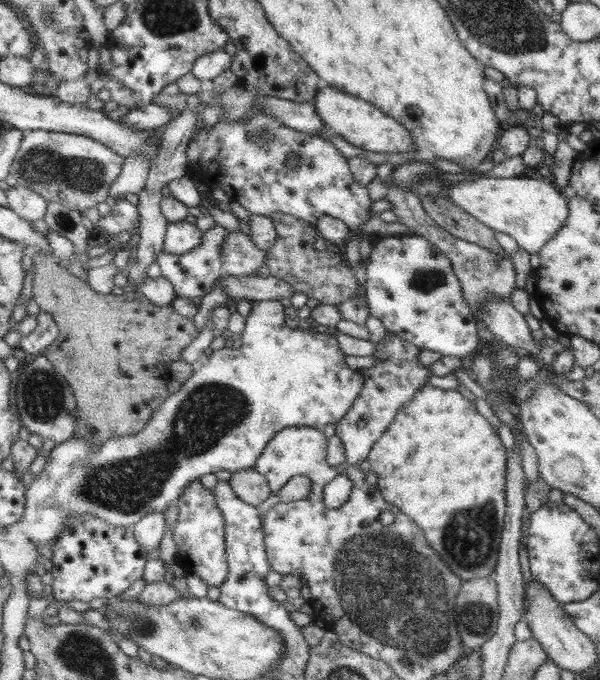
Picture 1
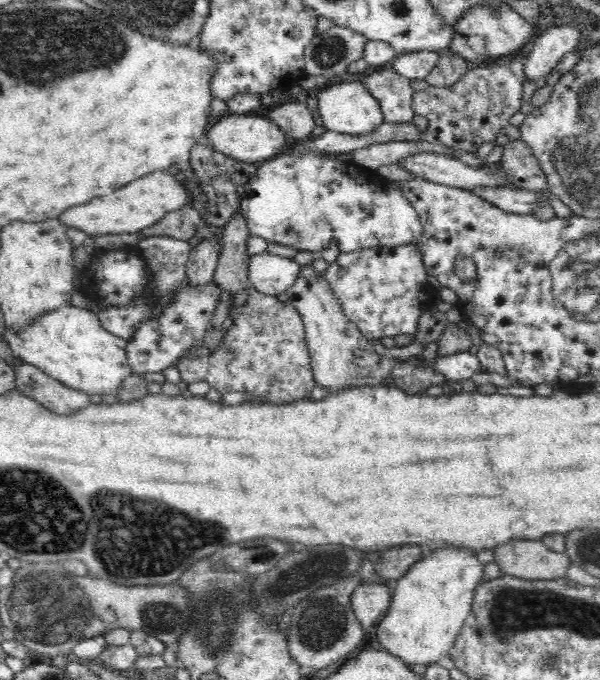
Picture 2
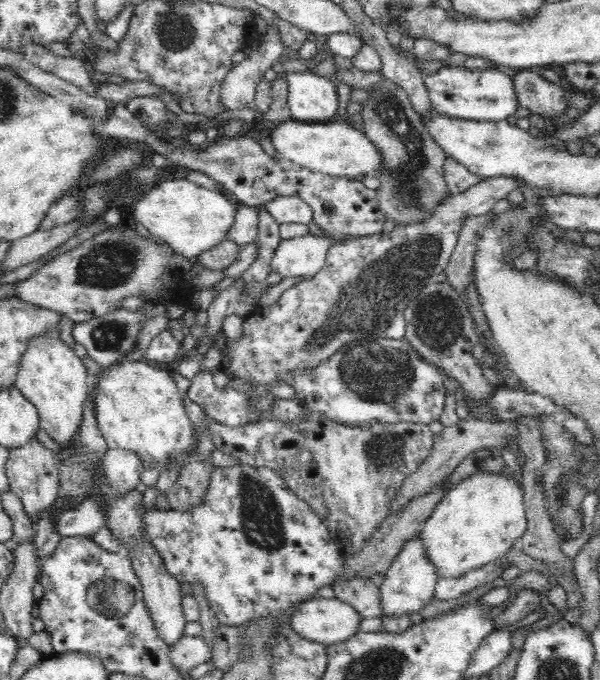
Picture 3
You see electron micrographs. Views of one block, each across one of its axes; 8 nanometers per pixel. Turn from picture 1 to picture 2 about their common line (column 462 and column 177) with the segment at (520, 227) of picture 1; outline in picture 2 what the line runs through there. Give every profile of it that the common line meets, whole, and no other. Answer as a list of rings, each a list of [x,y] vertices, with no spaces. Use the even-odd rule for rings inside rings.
[[[160,169],[138,180],[127,182],[110,194],[93,198],[87,203],[66,209],[59,219],[67,228],[86,232],[94,237],[106,234],[136,233],[158,222],[168,211],[190,204],[190,195],[185,183],[179,182],[168,170]]]

